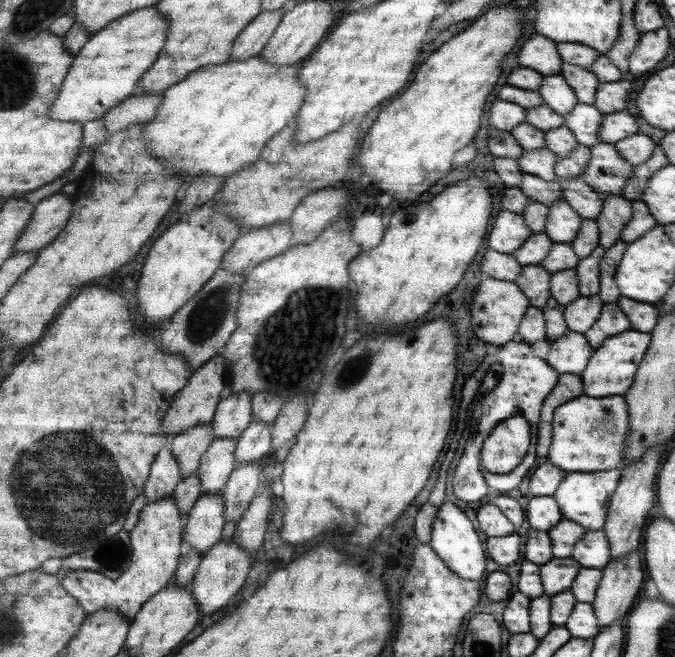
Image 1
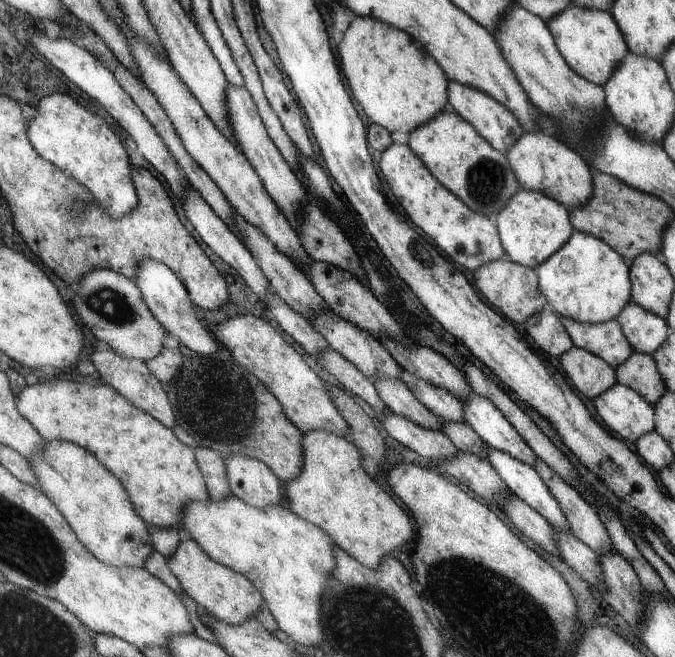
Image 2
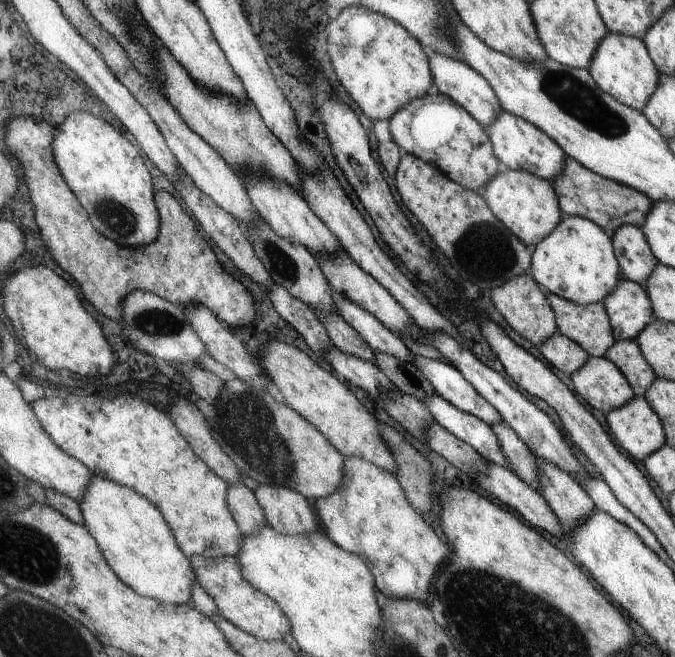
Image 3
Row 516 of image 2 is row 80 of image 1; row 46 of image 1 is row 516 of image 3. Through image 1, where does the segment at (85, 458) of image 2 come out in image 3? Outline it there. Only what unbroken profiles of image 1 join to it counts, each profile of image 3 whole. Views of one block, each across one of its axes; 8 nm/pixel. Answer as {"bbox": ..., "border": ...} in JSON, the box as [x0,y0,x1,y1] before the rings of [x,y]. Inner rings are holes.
{"bbox":[79,475,196,604],"border":[[[102,475],[91,476],[79,505],[85,526],[99,543],[104,558],[115,573],[132,587],[132,590],[145,597],[154,597],[161,603],[187,604],[191,598],[192,583],[196,581],[194,567],[191,565],[191,559],[179,547],[174,531],[159,508],[156,508],[150,500],[146,500],[138,491],[132,490],[132,487],[121,485]]]}

